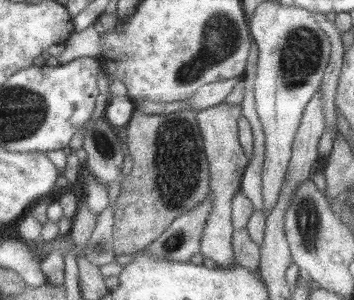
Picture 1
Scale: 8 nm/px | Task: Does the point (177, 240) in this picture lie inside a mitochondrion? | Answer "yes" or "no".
yes

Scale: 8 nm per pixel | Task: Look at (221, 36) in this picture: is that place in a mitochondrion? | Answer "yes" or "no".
yes

